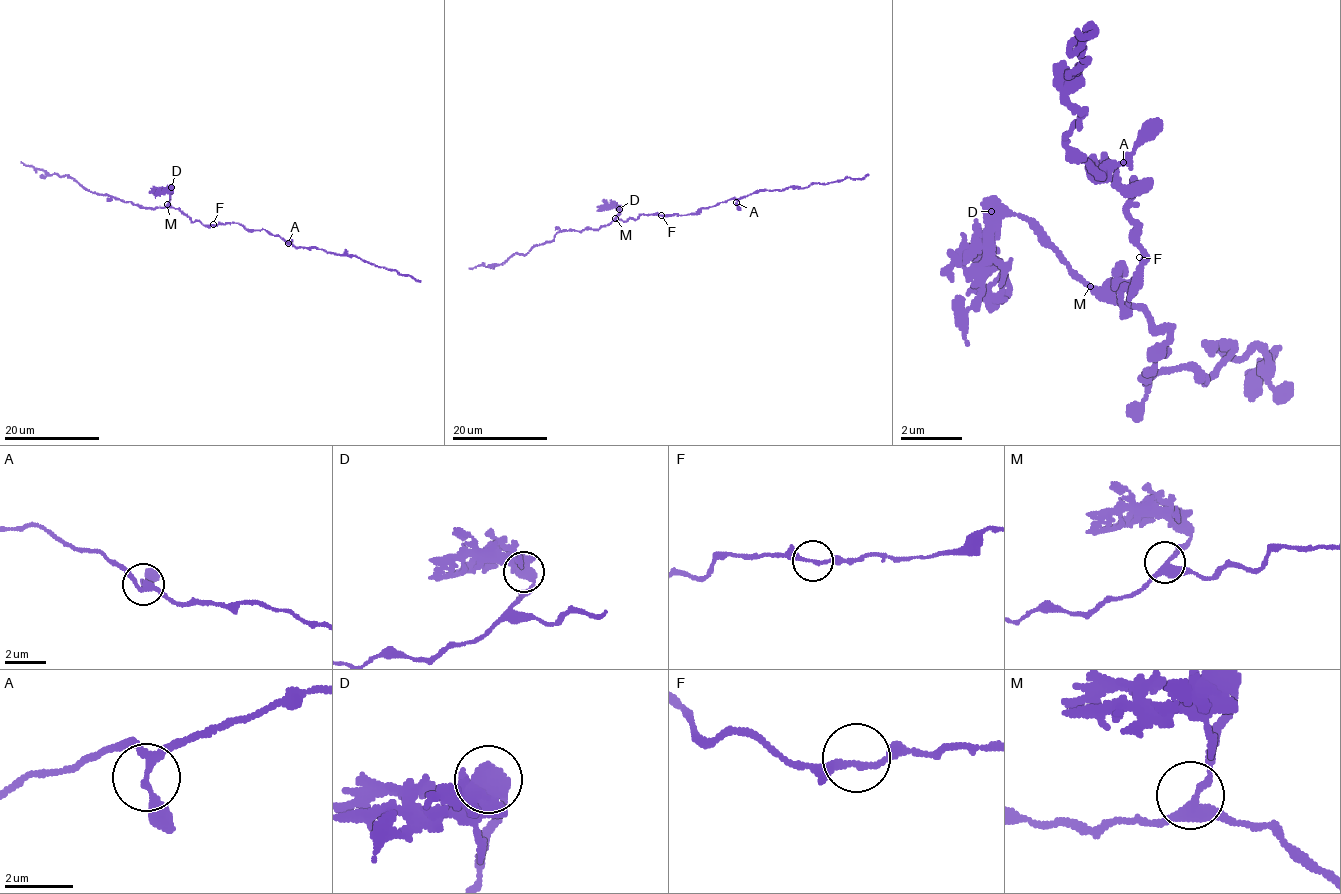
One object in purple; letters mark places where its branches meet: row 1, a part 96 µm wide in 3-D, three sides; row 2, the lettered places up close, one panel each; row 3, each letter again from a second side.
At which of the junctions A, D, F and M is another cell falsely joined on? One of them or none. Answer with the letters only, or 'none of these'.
D

